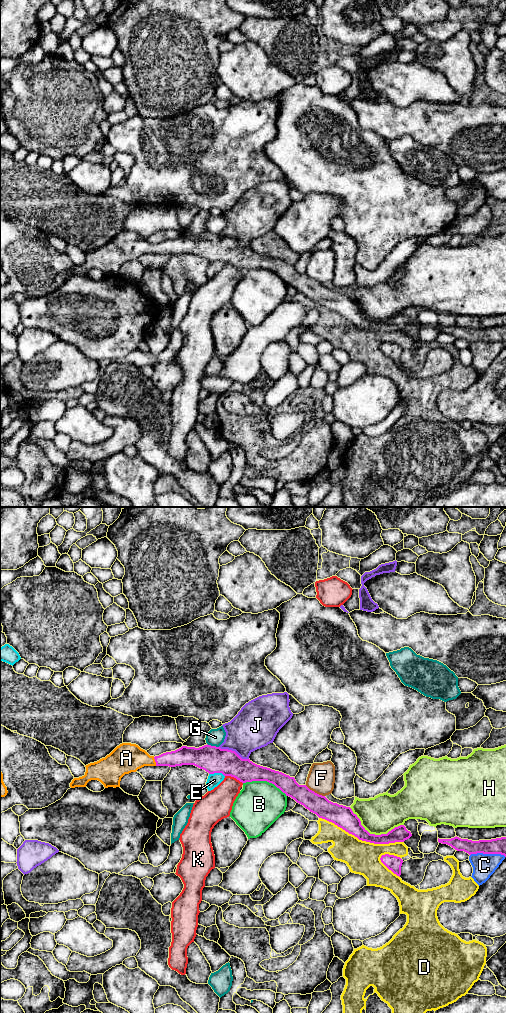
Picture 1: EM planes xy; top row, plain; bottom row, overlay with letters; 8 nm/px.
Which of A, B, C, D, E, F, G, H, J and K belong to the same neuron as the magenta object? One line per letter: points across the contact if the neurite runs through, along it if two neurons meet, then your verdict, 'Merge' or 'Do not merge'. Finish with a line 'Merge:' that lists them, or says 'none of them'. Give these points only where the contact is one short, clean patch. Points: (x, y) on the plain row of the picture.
A: Merge
B: Boundary: xy (243, 270), (268, 269), (278, 275), (286, 284). Do not merge
C: Do not merge
D: Do not merge
E: Boundary: xy (209, 261), (221, 261), (224, 264). Do not merge
F: Do not merge
G: Boundary: xy (207, 231), (218, 235). Do not merge
H: Do not merge
J: Boundary: xy (219, 234), (234, 238), (242, 246), (248, 247). Do not merge
K: Boundary: xy (225, 263), (235, 265), (242, 271). Do not merge
Merge: A

